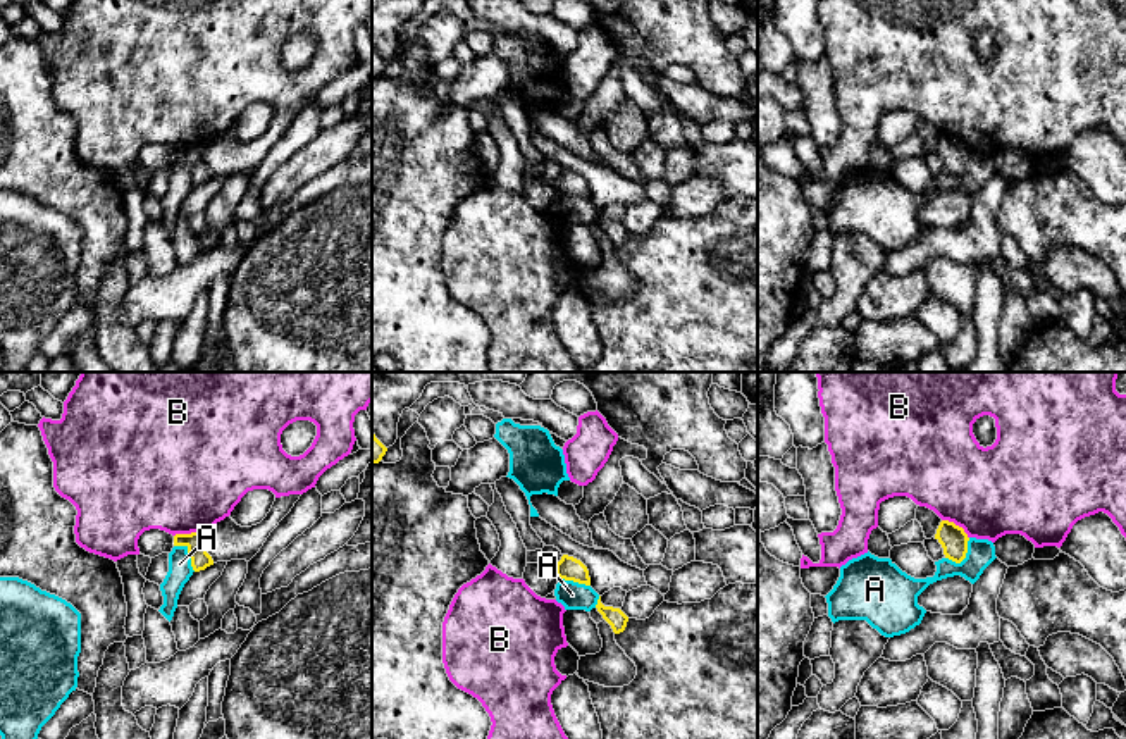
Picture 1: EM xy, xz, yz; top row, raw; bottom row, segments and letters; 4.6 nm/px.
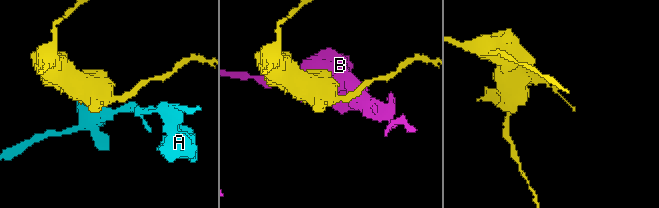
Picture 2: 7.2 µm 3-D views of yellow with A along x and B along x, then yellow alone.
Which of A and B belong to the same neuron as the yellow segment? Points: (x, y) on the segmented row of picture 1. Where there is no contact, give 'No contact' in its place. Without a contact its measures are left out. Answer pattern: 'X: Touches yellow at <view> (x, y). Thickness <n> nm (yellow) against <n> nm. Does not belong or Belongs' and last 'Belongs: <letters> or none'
A: Touches yellow at yz (965, 557). Thickness 130 nm (yellow) against 130 nm. Does not belong
B: Touches yellow at yz (958, 526). Thickness 130 nm (yellow) against 420 nm. Does not belong
Belongs: none

